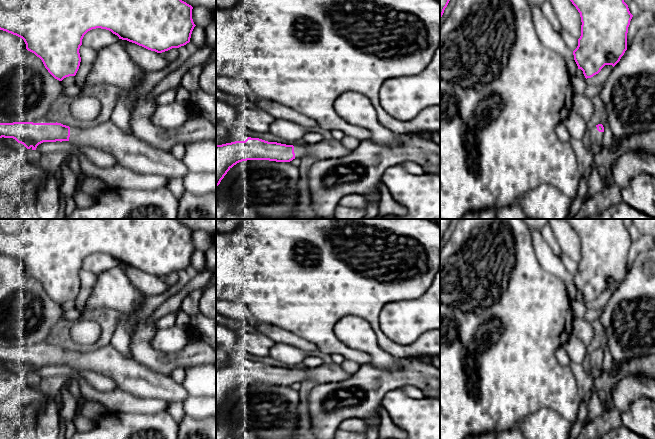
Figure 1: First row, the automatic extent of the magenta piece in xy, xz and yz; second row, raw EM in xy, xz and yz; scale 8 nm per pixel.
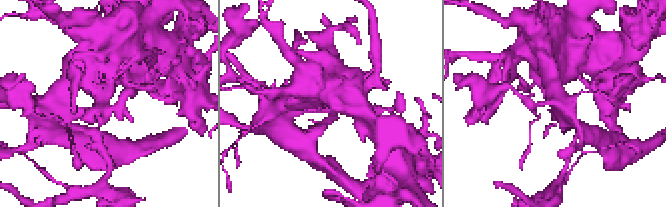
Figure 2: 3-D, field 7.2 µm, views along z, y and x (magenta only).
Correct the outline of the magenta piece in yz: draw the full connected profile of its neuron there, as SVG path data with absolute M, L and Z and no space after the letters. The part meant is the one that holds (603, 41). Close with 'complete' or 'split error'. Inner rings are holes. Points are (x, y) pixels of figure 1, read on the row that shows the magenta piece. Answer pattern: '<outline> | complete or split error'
M570 0L576 7L581 17L581 36L578 46L573 51L574 60L578 69L583 71L585 78L591 78L598 74L605 65L613 67L620 61L627 50L627 33L633 15L624 0Z | complete

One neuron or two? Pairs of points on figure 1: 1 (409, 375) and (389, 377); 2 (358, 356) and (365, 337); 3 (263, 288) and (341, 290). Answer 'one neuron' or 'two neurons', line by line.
1: one neuron
2: two neurons
3: one neuron

